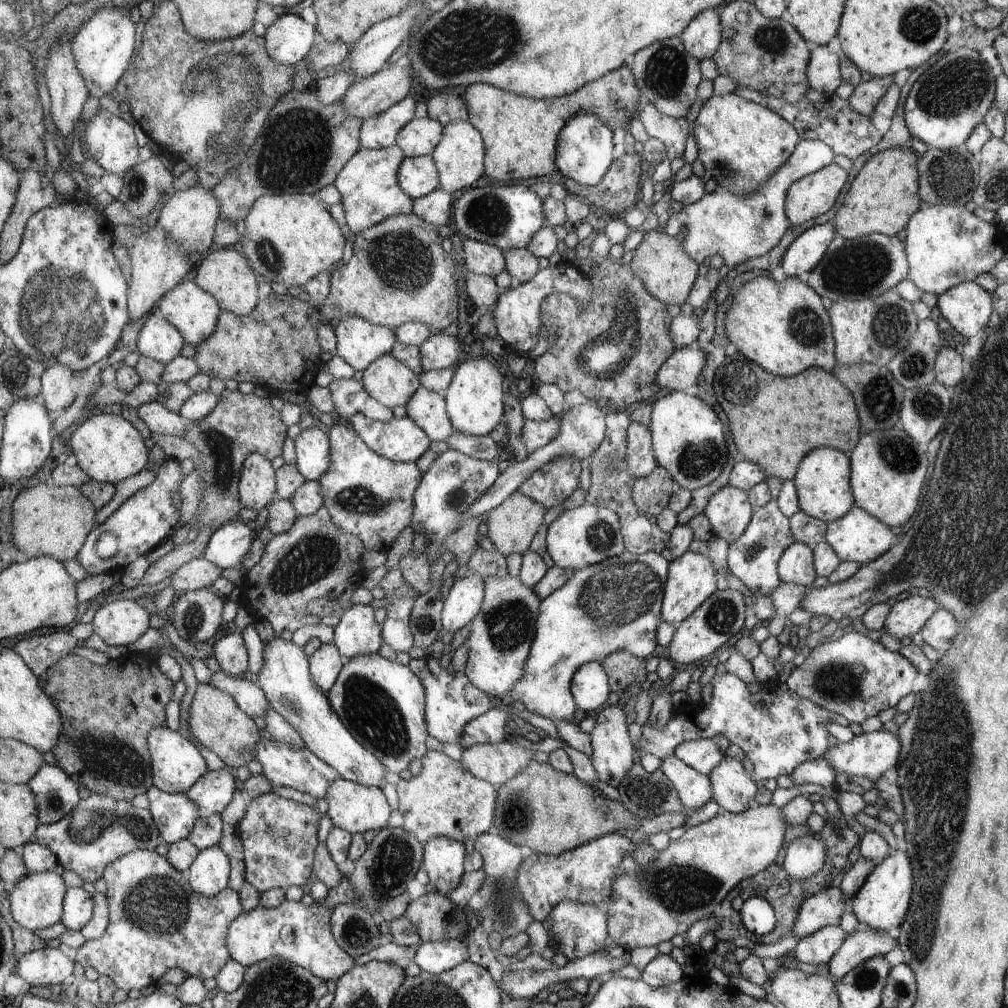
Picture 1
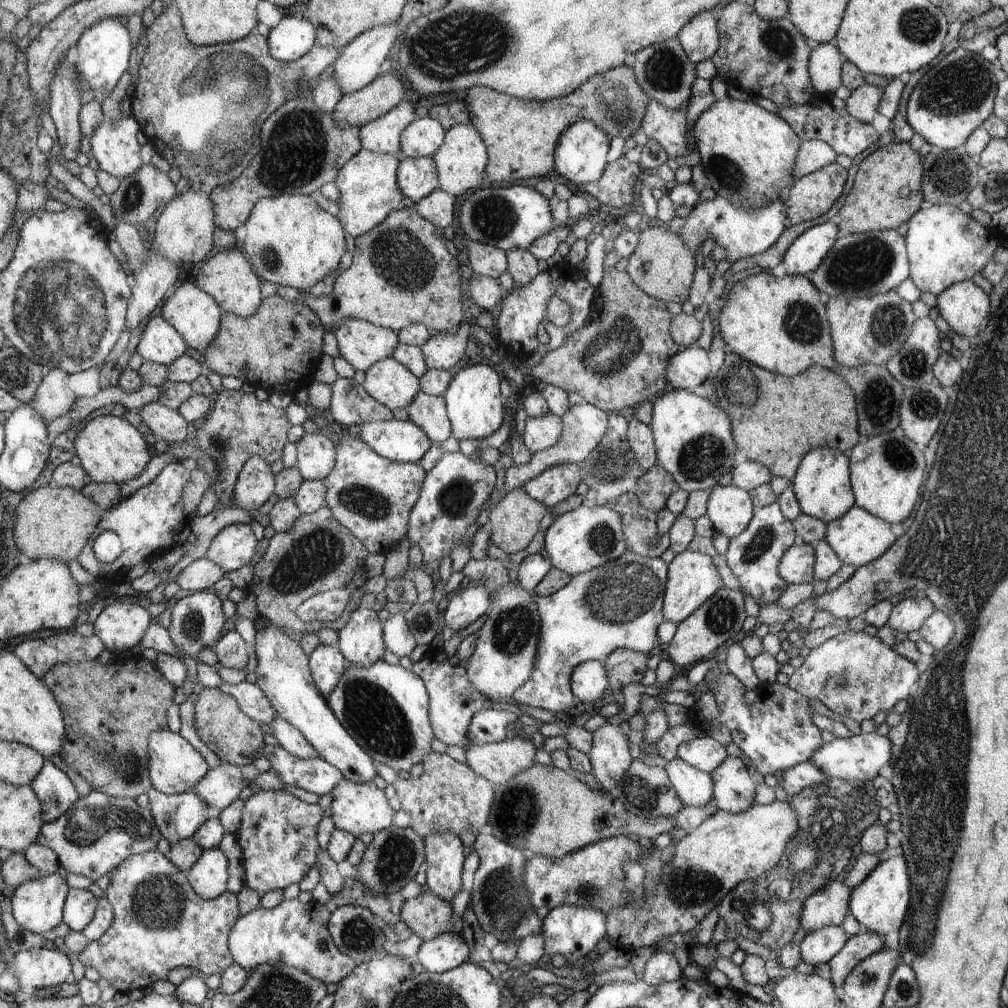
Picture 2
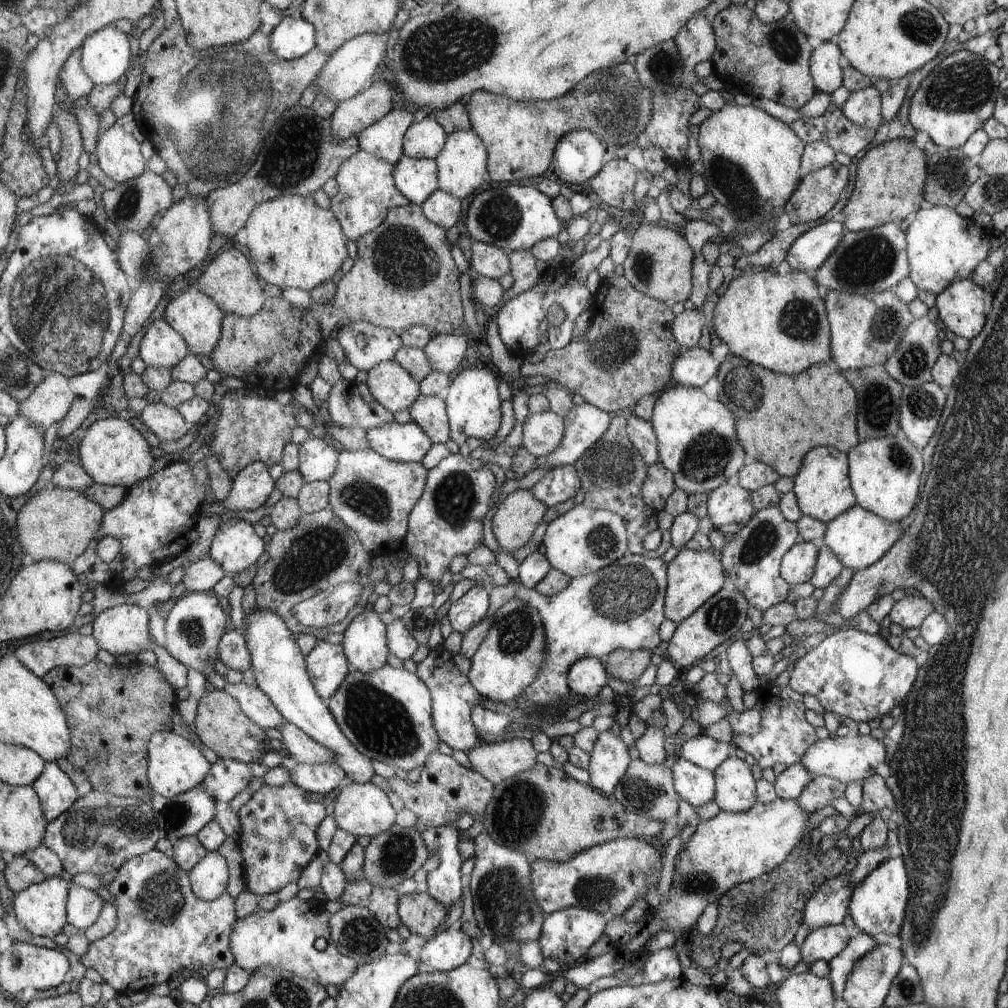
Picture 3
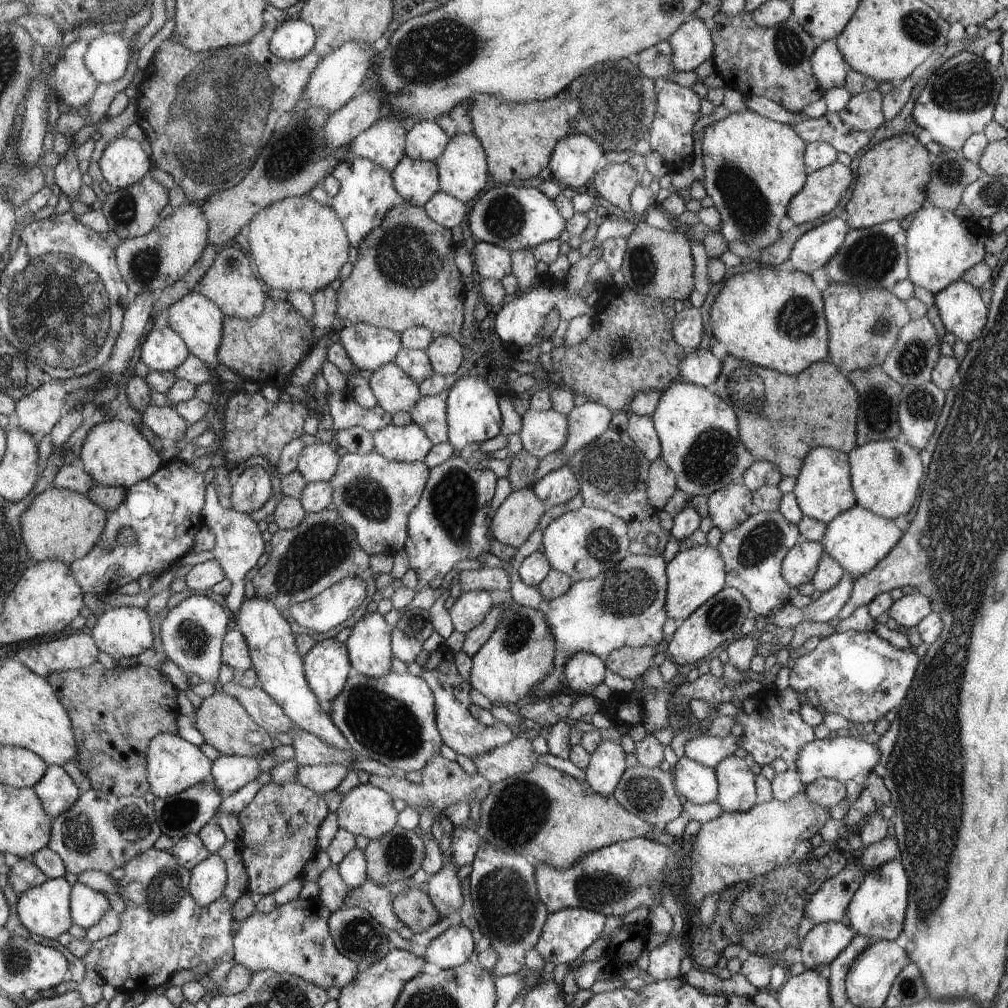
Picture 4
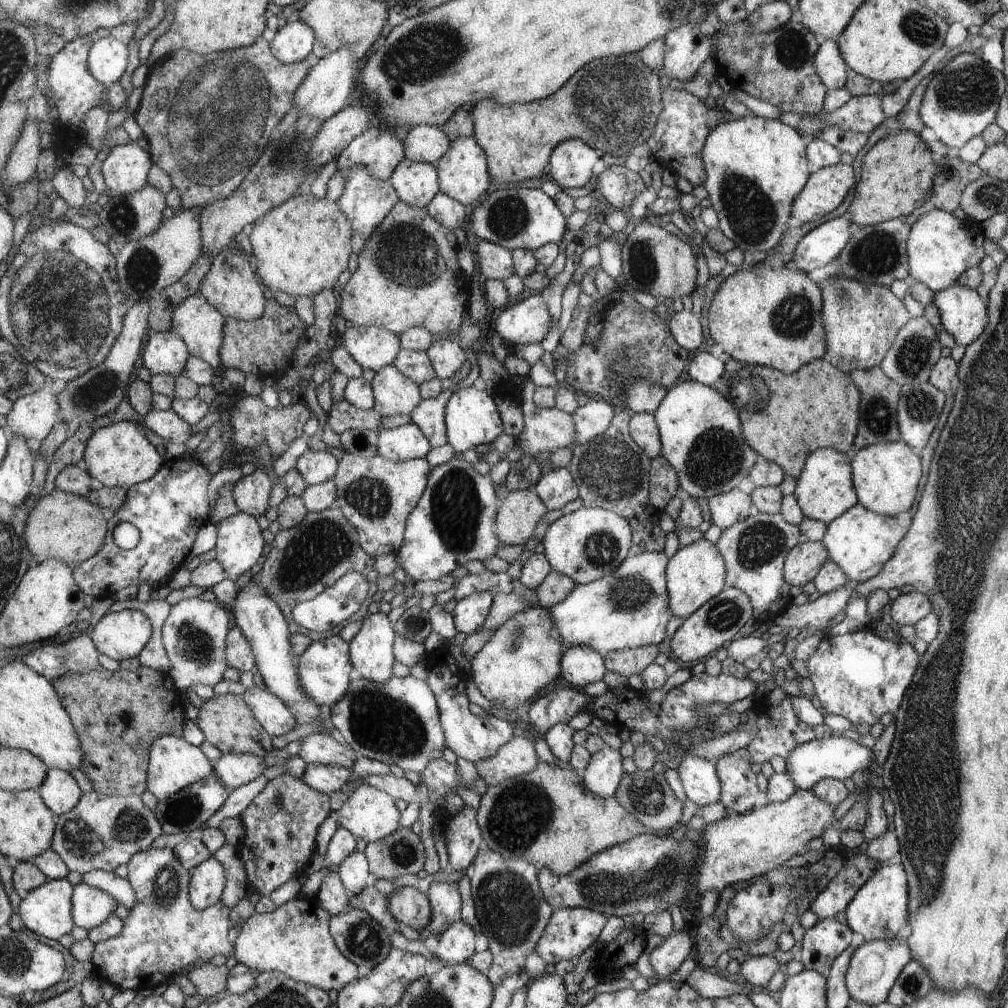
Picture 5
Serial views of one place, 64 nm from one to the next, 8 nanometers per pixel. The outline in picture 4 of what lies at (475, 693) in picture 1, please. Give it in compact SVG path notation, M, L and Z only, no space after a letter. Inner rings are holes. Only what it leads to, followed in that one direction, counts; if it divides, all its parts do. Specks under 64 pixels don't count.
M446 644L429 652L420 677L433 689L433 696L436 698L437 726L441 730L446 746L454 750L456 754L473 759L514 740L515 735L509 727L502 724L494 727L485 726L473 716L472 700L470 699L472 684L465 680L456 669L453 649Z

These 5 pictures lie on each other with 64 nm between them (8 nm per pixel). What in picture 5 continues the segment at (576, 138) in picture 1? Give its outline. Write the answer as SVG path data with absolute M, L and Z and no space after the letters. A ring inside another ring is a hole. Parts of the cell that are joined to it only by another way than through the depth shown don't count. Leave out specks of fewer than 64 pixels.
M565 140L553 151L547 178L562 189L585 186L593 176L594 164L603 154L583 140Z

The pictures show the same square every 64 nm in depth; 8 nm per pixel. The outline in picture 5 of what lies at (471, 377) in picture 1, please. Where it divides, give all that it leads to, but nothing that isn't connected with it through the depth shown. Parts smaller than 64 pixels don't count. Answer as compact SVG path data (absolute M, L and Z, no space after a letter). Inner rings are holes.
M474 385L460 388L450 396L445 408L444 422L447 443L452 446L455 452L462 454L480 444L492 444L500 434L505 433L504 421L501 419L495 397L486 389L480 390Z

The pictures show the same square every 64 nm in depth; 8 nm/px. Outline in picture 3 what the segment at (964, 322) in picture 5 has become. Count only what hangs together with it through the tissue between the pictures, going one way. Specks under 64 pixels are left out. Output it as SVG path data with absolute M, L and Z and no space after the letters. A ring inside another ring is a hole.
M960 279L937 294L936 310L944 328L969 341L978 336L986 324L984 291L972 280Z

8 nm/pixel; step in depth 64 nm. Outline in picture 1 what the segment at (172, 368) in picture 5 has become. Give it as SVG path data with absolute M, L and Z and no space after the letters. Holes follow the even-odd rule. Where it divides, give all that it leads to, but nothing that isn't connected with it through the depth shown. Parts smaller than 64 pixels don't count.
M152 312L138 334L136 350L141 356L168 364L180 355L184 343L184 334L179 329L164 315Z

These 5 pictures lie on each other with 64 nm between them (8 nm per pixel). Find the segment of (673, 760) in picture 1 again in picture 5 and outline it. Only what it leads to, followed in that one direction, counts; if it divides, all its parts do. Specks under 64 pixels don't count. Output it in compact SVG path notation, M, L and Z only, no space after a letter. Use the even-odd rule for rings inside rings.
M685 754L677 771L690 802L704 806L720 800L721 782L715 762Z

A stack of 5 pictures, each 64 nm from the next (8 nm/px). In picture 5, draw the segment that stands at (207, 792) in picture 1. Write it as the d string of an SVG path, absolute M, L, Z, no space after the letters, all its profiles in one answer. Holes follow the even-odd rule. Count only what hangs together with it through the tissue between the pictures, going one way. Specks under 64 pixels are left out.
M222 753L222 756L213 762L213 772L218 774L218 778L228 790L233 791L264 774L267 755Z

